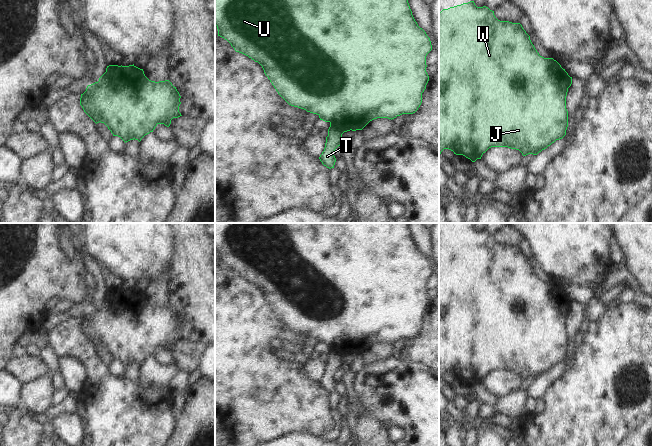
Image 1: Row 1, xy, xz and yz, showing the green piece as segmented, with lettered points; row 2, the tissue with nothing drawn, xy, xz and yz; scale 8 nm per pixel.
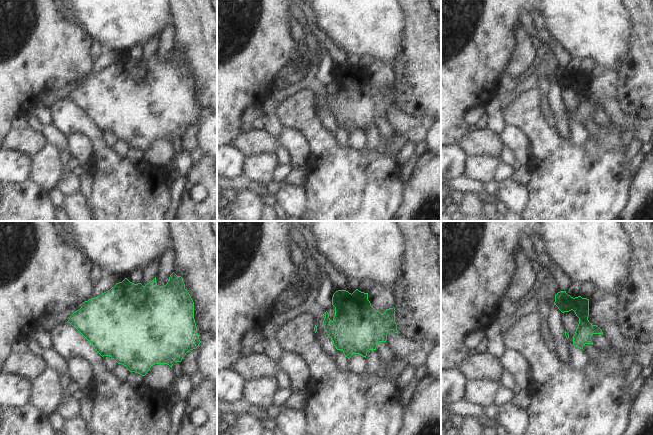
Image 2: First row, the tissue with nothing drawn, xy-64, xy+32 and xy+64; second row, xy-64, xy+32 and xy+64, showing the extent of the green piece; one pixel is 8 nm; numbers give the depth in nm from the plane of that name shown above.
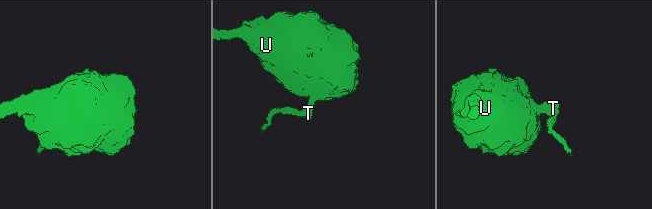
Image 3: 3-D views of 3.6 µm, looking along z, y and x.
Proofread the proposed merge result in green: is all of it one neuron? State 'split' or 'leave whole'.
split

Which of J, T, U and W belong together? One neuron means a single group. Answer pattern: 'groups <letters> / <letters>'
groups J U W / T

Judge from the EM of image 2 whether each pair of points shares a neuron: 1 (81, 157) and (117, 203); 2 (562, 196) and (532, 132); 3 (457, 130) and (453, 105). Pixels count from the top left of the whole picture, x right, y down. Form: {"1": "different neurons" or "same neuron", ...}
{"1": "different neurons", "2": "same neuron", "3": "same neuron"}

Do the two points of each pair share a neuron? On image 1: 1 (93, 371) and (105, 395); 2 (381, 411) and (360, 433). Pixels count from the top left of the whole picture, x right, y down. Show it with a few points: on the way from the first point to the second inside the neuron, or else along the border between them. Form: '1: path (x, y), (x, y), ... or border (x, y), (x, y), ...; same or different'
1: path (99, 377), (102, 381), (102, 389); same
2: border (367, 414), (387, 429); different

